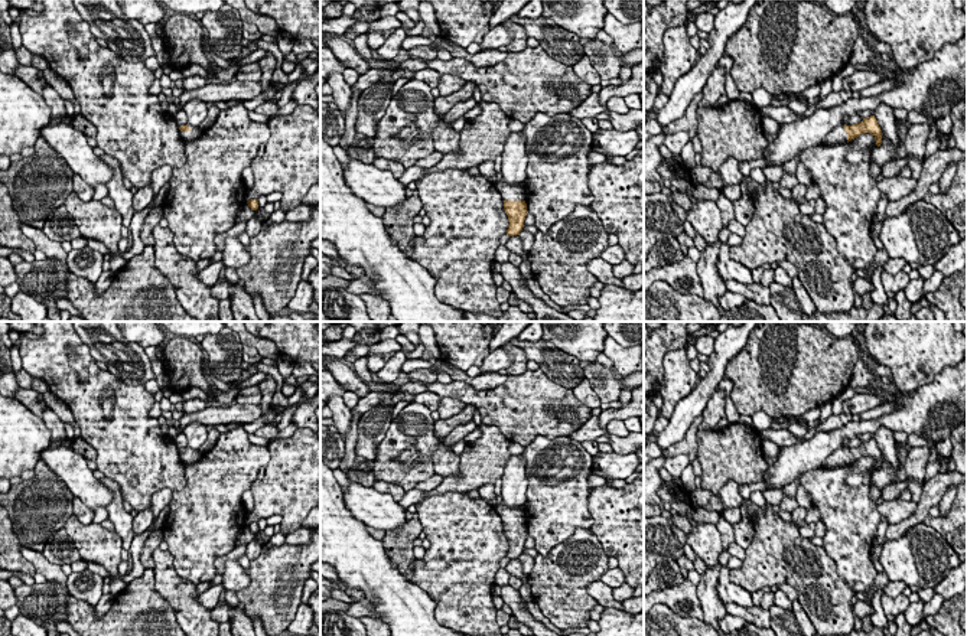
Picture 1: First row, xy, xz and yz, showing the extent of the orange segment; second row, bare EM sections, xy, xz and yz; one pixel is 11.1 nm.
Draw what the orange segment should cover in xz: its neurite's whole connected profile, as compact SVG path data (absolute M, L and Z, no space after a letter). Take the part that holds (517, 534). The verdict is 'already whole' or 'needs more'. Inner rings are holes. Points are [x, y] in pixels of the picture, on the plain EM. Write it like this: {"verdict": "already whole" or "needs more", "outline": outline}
{"verdict": "needs more", "outline": "M504 502L494 505L496 513L501 516L504 522L504 532L508 538L508 552L507 558L514 560L520 558L524 551L524 544L528 536L525 526L525 513L522 506L509 508Z"}

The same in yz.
{"verdict": "needs more", "outline": "M875 438L863 441L863 444L859 447L853 447L853 449L844 447L833 451L823 461L821 467L834 469L834 467L843 467L846 464L849 466L857 461L860 457L866 457L866 456L870 456L875 460L878 470L882 467L882 453Z"}

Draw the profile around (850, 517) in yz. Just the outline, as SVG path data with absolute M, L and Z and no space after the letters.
M847 464L818 467L801 476L801 486L820 511L826 526L823 547L836 562L837 574L854 591L866 593L878 575L870 552L882 516L870 498L872 473L866 473L859 486L849 486L850 472Z

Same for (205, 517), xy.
M241 424L222 433L196 463L185 466L186 486L172 490L163 525L163 541L180 578L192 584L214 580L215 560L235 548L245 526L242 493L268 461L268 447L253 444Z

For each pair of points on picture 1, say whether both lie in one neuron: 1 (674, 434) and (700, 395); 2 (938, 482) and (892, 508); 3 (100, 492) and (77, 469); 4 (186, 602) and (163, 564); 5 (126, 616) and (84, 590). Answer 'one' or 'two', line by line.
1: one
2: two
3: one
4: one
5: two

